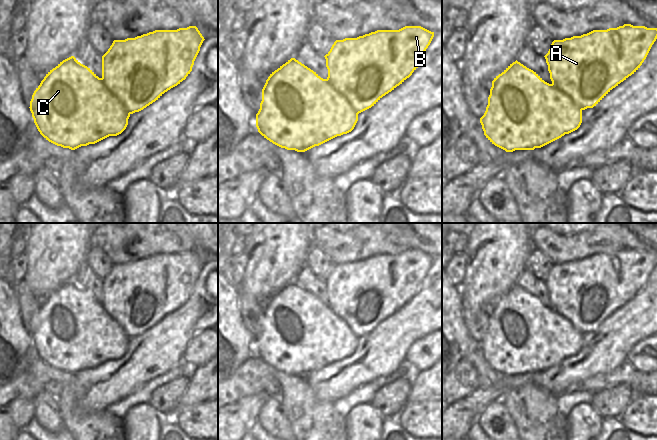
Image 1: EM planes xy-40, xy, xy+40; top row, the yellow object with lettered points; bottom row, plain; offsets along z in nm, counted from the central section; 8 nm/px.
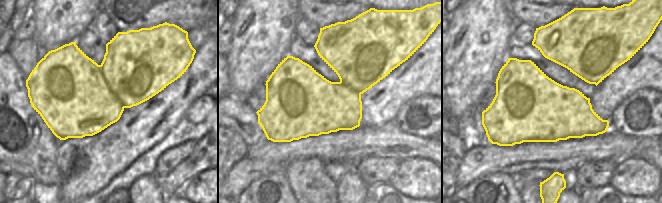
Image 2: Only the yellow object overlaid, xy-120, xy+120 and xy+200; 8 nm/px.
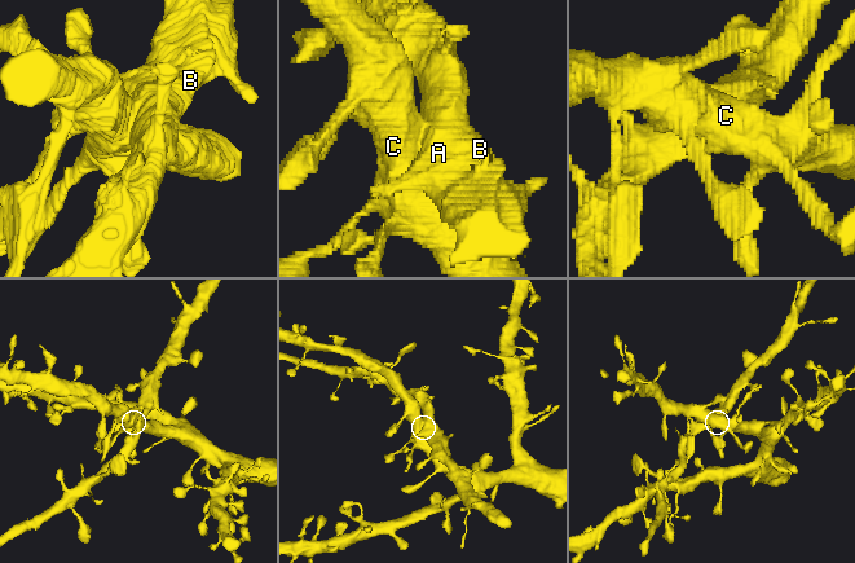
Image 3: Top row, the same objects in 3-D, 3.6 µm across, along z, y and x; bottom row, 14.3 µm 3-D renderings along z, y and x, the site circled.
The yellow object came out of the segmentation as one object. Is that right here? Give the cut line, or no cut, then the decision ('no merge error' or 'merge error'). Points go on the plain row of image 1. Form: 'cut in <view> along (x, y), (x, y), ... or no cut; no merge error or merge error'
cut in xy-40 along (101, 302), (107, 313), (130, 337); merge error

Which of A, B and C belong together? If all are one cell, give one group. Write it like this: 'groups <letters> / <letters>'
groups A B / C

